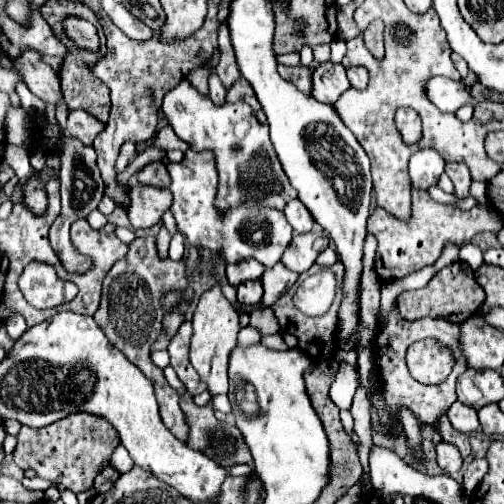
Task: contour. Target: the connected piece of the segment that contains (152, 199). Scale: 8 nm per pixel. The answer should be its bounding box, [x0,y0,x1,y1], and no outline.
[129,184,171,230]

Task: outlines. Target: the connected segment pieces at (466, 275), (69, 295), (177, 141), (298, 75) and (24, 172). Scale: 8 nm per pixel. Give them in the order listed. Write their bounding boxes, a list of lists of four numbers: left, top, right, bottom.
[[397,260,485,324],[19,262,78,309],[153,126,190,152],[279,66,313,94],[3,144,31,182]]

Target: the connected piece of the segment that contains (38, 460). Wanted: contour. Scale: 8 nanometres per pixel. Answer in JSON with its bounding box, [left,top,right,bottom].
[13,414,119,494]

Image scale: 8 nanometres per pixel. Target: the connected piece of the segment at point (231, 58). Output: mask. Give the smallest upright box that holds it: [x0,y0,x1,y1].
[215,22,241,88]

